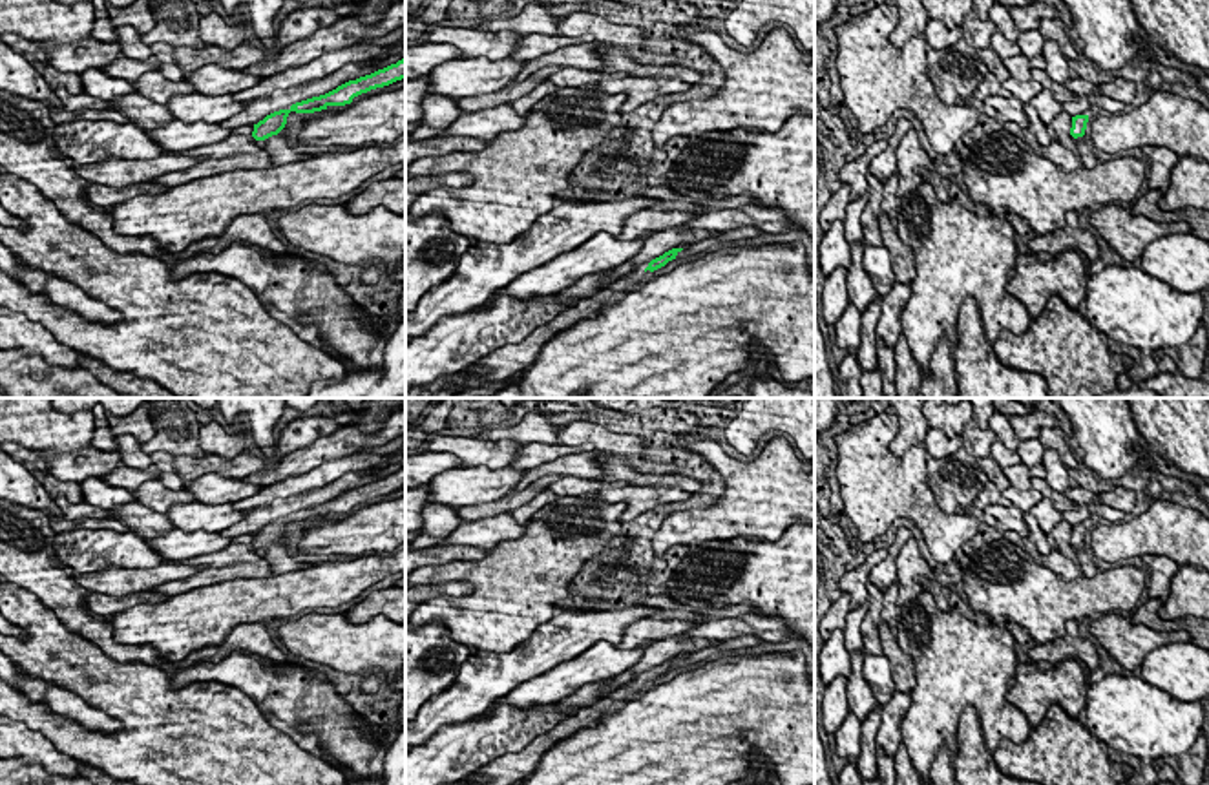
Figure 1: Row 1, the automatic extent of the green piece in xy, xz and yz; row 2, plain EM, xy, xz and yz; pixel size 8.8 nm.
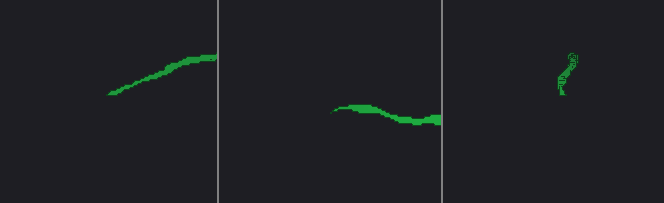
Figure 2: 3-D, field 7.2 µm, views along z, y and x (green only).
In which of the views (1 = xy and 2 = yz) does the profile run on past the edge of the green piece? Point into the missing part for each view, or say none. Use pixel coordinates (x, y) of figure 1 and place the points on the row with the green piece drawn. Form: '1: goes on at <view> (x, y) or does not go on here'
1: does not go on here
2: does not go on here

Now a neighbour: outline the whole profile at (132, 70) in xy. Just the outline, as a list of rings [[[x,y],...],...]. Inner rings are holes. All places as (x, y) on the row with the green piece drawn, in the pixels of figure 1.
[[[122,55],[104,66],[102,71],[113,78],[137,82],[144,73],[152,71],[152,64],[148,60],[128,58]]]

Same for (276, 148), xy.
[[[272,135],[265,141],[256,141],[256,144],[270,157],[272,166],[281,166],[287,162],[296,162],[309,159],[309,155],[296,153],[285,137]]]

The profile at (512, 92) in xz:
[[[541,68],[539,71],[530,75],[526,80],[508,84],[506,88],[502,88],[495,93],[462,97],[462,99],[458,99],[458,108],[464,113],[471,113],[471,111],[480,111],[480,110],[510,104],[510,102],[519,100],[520,97],[531,93],[537,86],[546,82],[553,73],[557,73],[561,69],[562,68]]]

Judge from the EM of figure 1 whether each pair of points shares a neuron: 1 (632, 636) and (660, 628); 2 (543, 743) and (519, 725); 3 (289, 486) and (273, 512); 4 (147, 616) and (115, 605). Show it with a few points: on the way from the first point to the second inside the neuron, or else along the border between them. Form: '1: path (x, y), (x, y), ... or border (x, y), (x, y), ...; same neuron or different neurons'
1: path (640, 634), (652, 628); same neuron
2: border (570, 714), (519, 751), (497, 758); different neurons
3: border (324, 488), (276, 497), (247, 510); different neurons
4: border (168, 597), (157, 603), (137, 603), (108, 617); different neurons

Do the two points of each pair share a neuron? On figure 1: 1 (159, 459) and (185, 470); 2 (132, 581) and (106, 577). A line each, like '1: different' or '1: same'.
1: different
2: same

